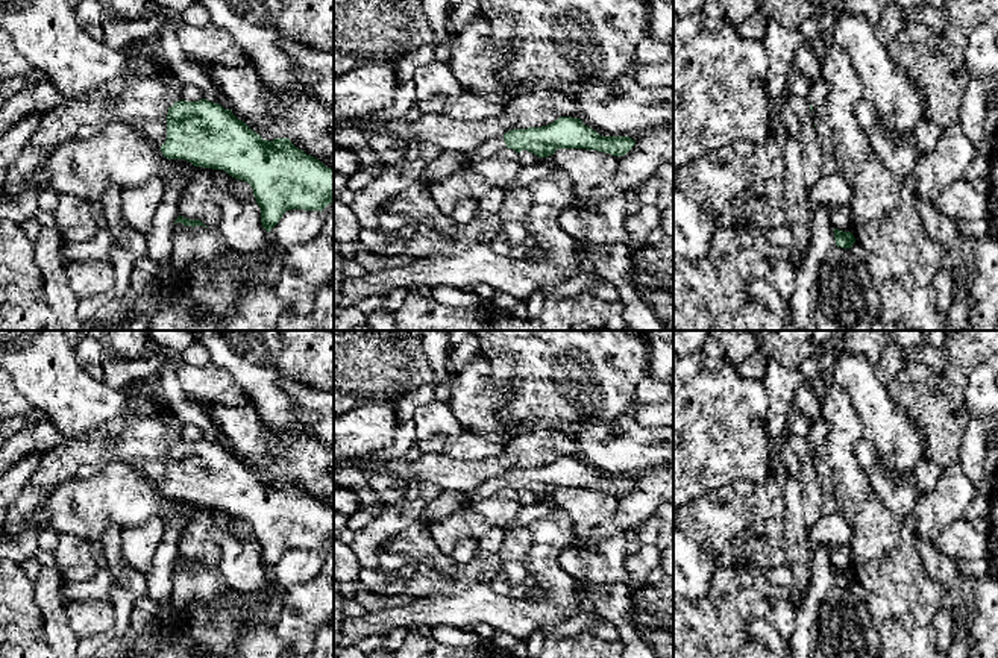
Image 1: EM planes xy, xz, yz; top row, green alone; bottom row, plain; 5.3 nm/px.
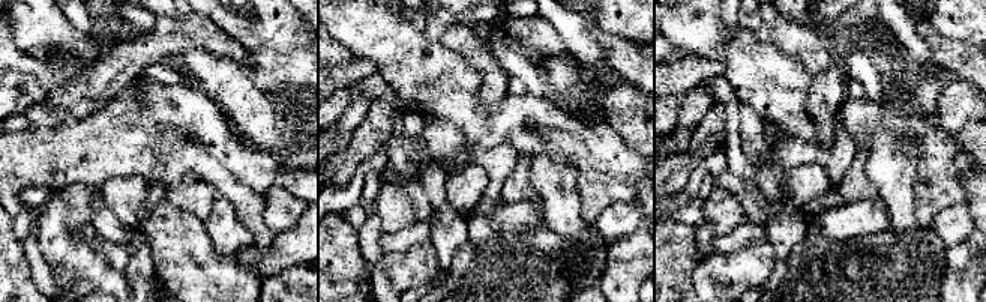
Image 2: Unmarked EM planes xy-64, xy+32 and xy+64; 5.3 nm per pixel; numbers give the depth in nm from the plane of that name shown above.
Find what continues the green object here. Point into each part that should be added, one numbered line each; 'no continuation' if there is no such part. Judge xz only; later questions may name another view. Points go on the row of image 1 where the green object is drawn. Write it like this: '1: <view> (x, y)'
1: xz (493, 144)

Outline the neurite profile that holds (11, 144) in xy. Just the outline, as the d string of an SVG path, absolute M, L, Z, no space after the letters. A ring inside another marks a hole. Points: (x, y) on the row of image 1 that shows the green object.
M33 114L17 123L6 135L0 136L0 193L6 179L6 170L27 147L39 126L41 114Z

